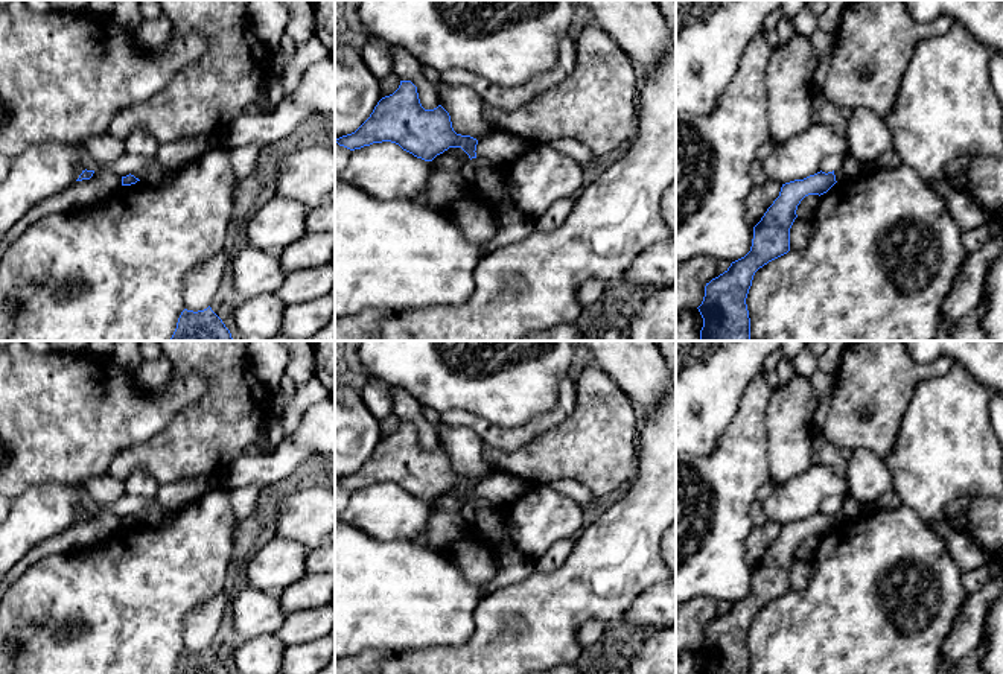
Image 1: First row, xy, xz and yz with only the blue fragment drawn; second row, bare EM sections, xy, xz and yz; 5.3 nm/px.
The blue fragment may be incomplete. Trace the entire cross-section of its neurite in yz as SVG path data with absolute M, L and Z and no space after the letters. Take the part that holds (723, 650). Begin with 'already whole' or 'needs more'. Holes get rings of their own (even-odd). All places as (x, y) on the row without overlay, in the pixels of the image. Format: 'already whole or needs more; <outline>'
already whole; M820 511L782 525L779 537L753 567L750 592L706 624L697 648L703 659L700 674L750 674L746 639L755 613L790 592L790 569L801 542L808 536L826 534L836 523L834 511Z

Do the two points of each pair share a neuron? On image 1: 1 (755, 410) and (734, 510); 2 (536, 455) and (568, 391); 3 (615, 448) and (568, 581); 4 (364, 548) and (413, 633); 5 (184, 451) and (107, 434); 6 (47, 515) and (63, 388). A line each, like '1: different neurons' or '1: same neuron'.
1: same neuron
2: different neurons
3: different neurons
4: same neuron
5: different neurons
6: different neurons

